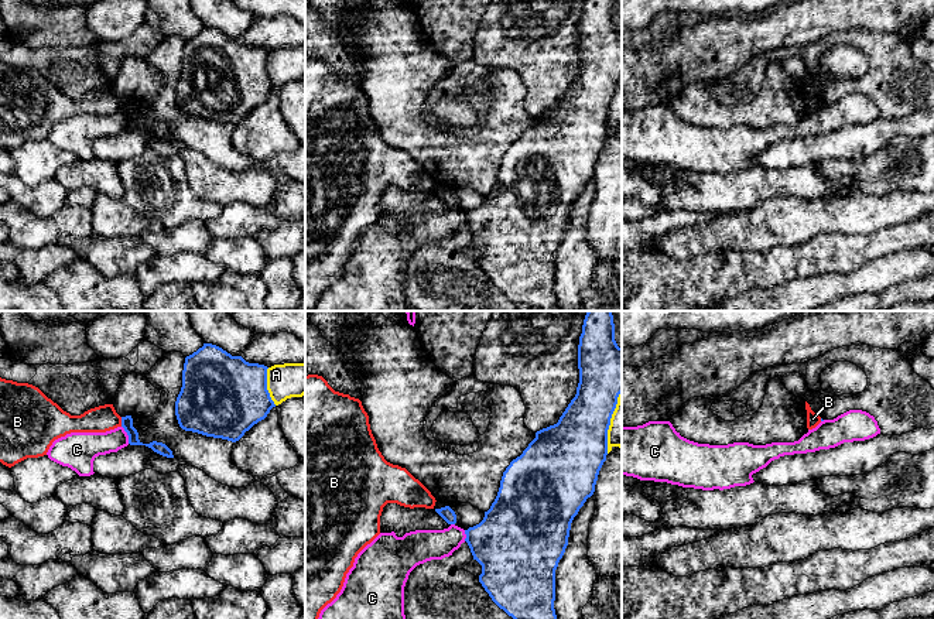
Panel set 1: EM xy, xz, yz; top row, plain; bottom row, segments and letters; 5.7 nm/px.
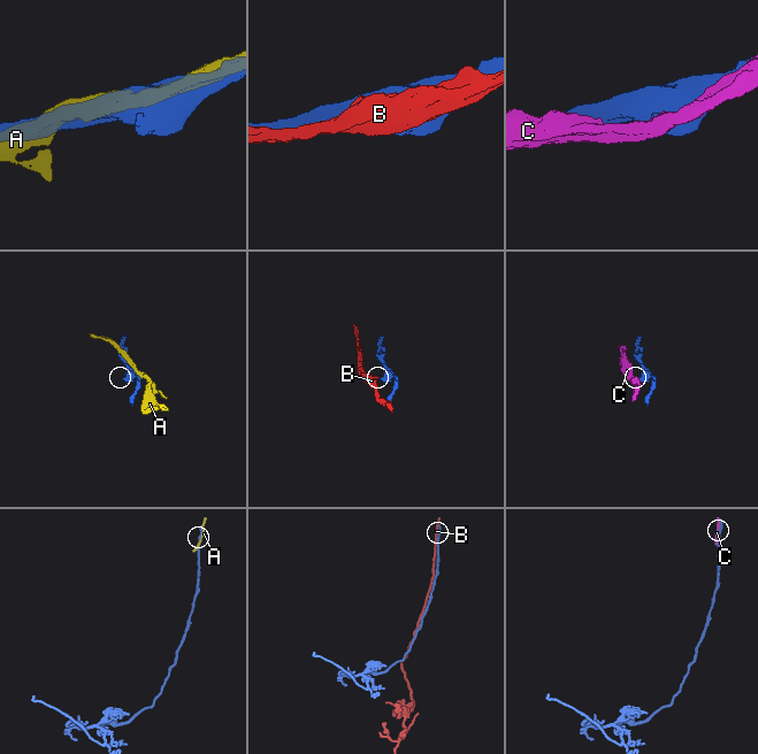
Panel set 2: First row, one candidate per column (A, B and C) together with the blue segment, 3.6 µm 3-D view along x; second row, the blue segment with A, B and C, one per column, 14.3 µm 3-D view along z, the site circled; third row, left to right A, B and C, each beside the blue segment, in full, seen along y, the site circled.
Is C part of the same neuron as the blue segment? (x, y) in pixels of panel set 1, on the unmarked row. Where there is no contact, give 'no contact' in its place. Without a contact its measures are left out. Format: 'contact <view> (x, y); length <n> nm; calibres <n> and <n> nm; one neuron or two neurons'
contact xy (127, 118); length 110 nm; calibres 70 and 160 nm; two neurons

